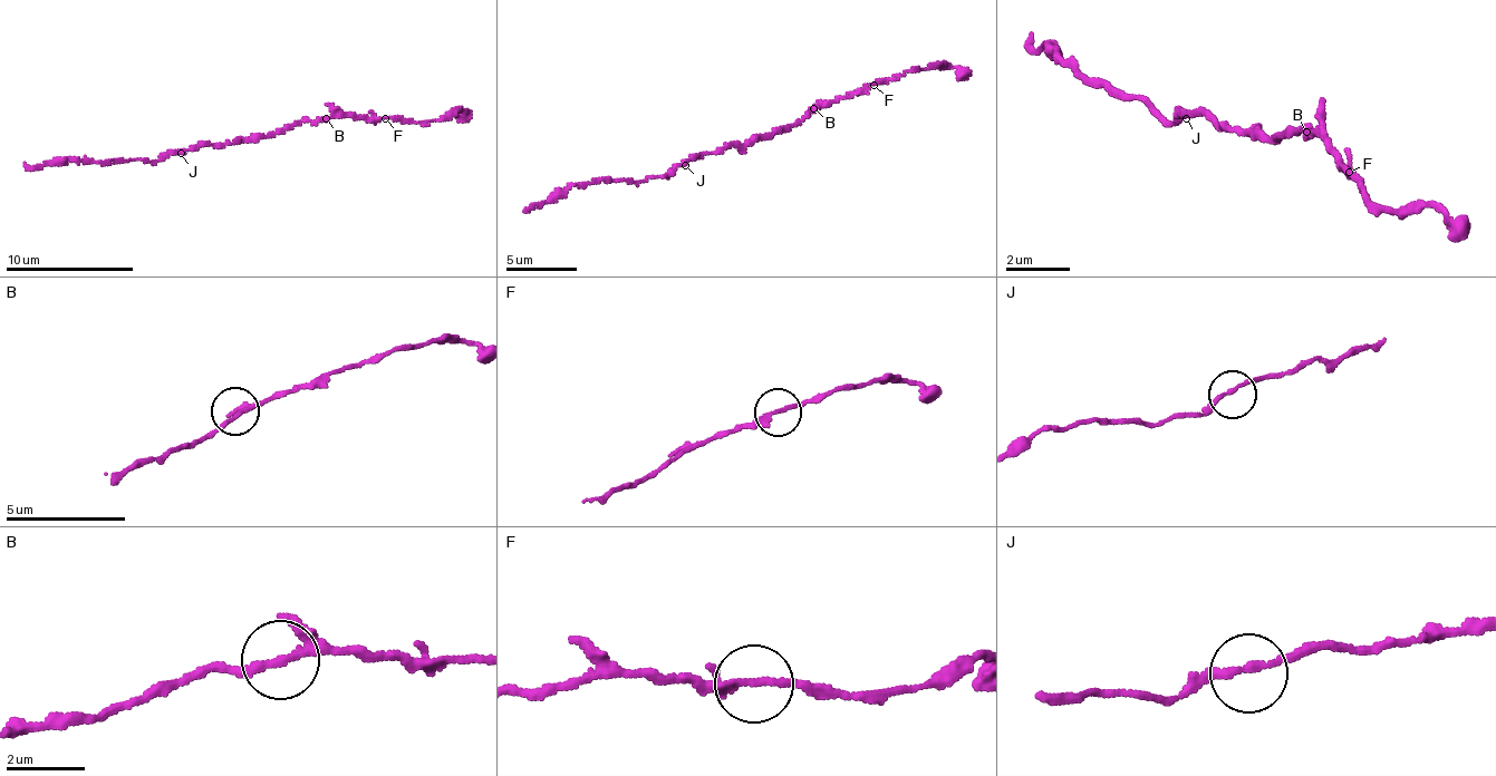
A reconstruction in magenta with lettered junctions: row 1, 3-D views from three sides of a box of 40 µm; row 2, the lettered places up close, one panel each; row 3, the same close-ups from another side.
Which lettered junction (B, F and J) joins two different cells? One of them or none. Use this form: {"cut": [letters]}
{"cut": ["F"]}

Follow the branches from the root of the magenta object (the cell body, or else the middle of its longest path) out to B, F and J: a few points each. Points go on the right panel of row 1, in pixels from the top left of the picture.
B: (1247, 129), (1279, 142), (1276, 136), (1289, 139), (1303, 128), (1312, 135), (1306, 132)
F: (1247, 129), (1279, 142), (1276, 136), (1289, 139), (1303, 128), (1316, 133), (1348, 171)
J: (1247, 129), (1250, 127), (1238, 123), (1227, 131), (1214, 123), (1217, 120), (1185, 108), (1186, 118)

